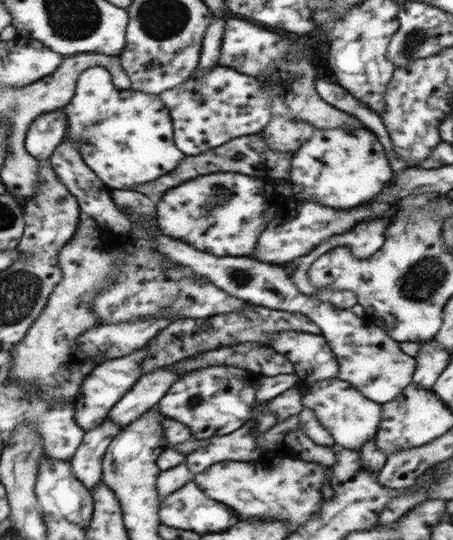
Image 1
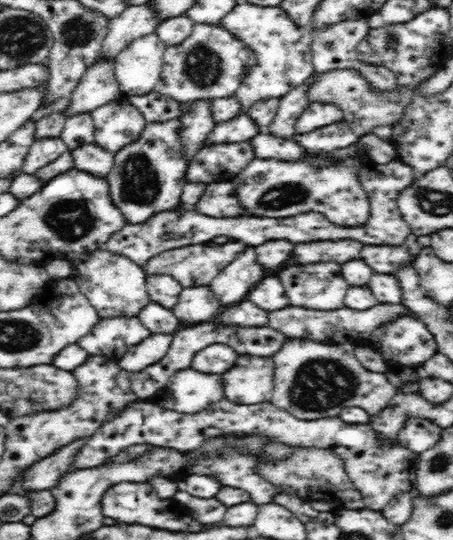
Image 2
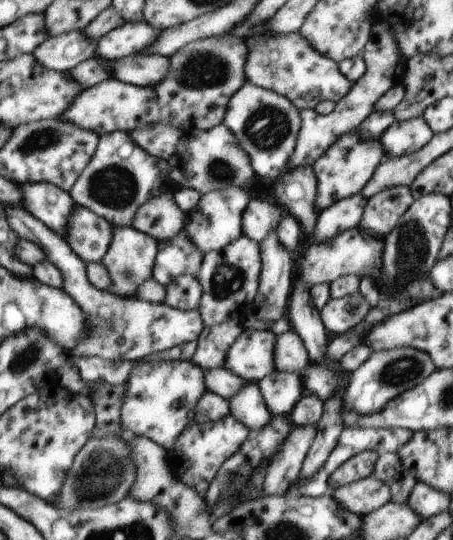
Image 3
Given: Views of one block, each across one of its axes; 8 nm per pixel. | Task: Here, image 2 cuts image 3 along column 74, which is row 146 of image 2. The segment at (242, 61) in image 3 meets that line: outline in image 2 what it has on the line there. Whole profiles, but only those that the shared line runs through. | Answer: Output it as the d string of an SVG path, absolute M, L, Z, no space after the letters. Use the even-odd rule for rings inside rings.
M122 96L95 108L91 117L95 124L95 143L114 154L138 140L147 125L143 114Z

